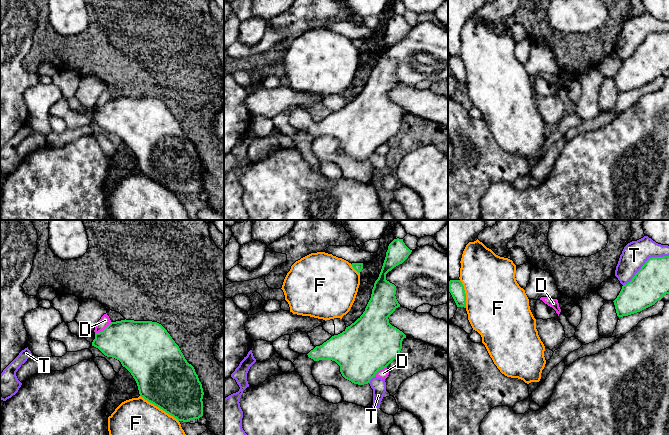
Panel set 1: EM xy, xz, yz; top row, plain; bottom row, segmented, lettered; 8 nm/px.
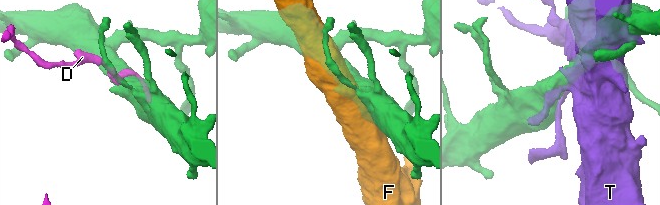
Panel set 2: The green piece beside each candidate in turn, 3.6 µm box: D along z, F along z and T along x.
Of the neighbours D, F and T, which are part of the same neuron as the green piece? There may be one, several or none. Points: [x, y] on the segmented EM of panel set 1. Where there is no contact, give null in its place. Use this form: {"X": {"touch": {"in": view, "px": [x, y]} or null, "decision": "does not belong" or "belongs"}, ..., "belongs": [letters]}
{"D": {"touch": {"in": "xy", "px": [104, 329]}, "decision": "does not belong"}, "F": {"touch": {"in": "xy", "px": [159, 407]}, "decision": "does not belong"}, "T": {"touch": {"in": "yz", "px": [645, 263]}, "decision": "does not belong"}, "belongs": []}

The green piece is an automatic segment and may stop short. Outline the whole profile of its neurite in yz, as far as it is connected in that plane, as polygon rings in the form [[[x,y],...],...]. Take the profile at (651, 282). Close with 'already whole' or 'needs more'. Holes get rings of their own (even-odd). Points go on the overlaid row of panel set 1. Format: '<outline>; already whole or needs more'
[[[669,256],[651,257],[613,301],[618,317],[640,312],[669,294]]]; already whole

